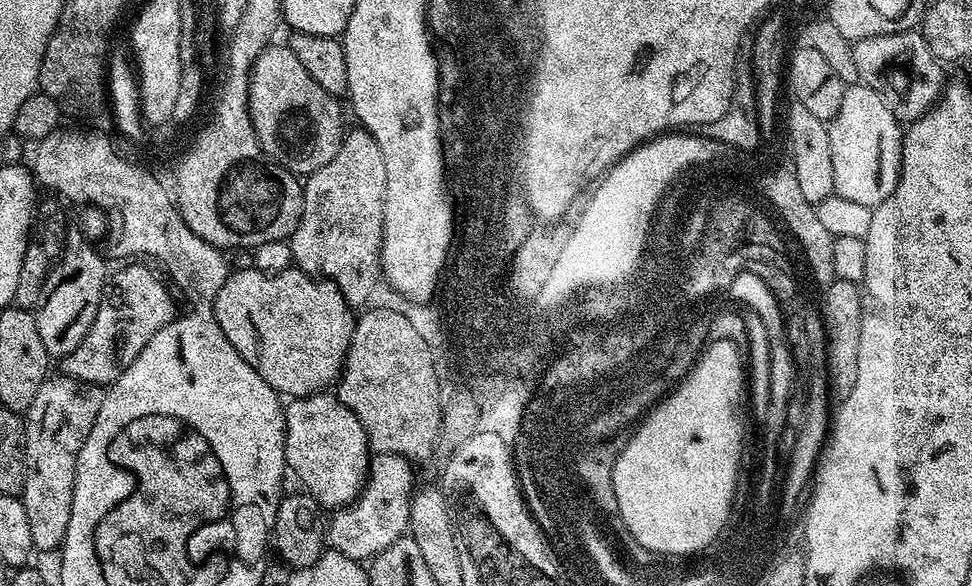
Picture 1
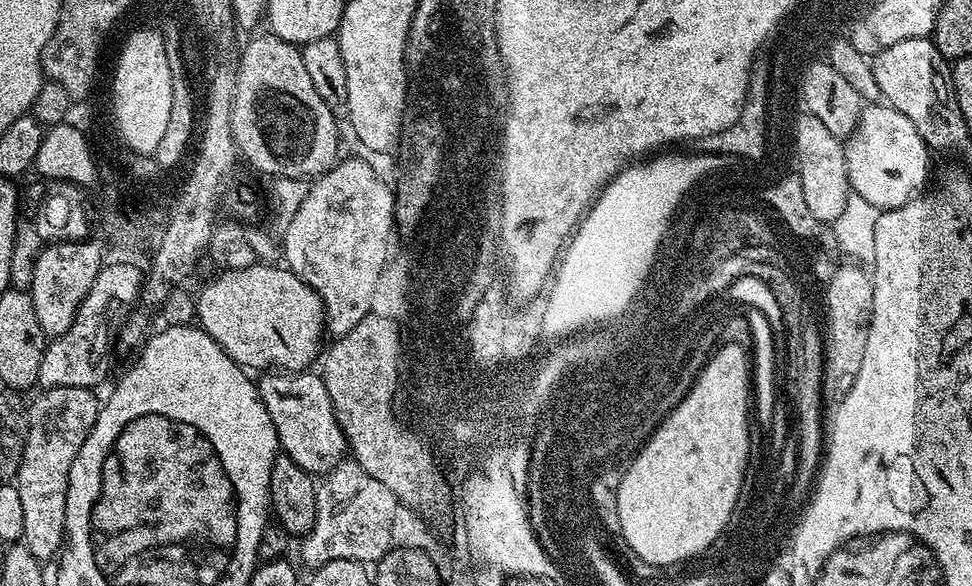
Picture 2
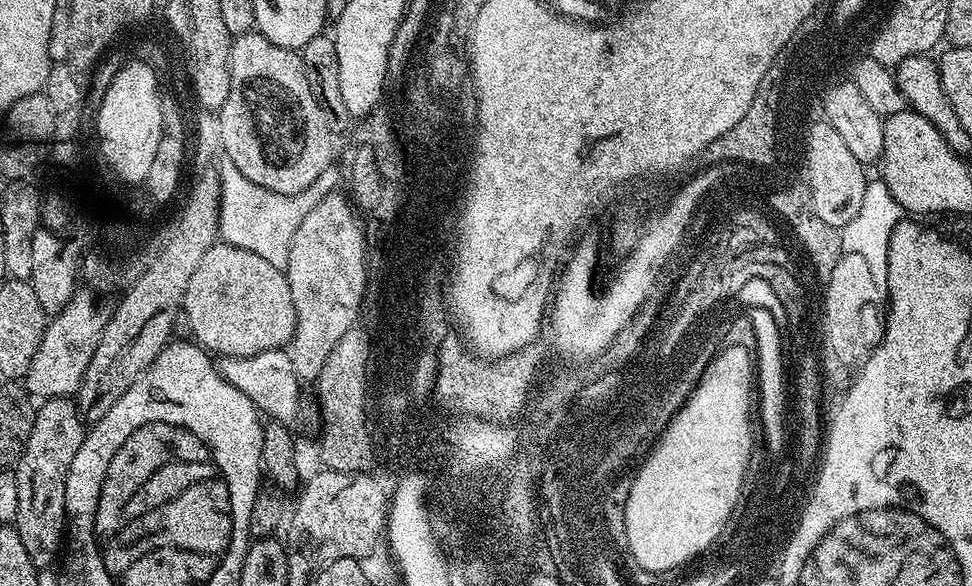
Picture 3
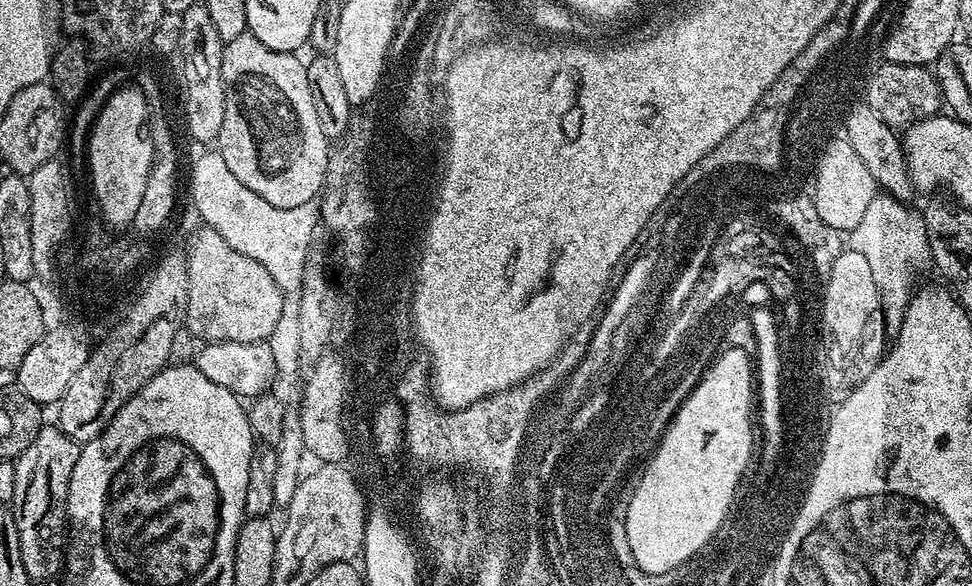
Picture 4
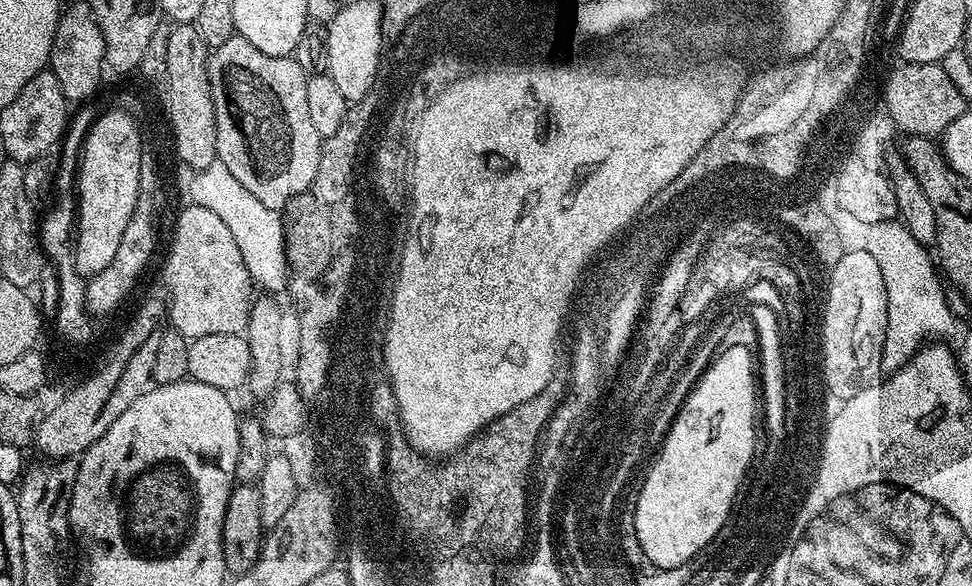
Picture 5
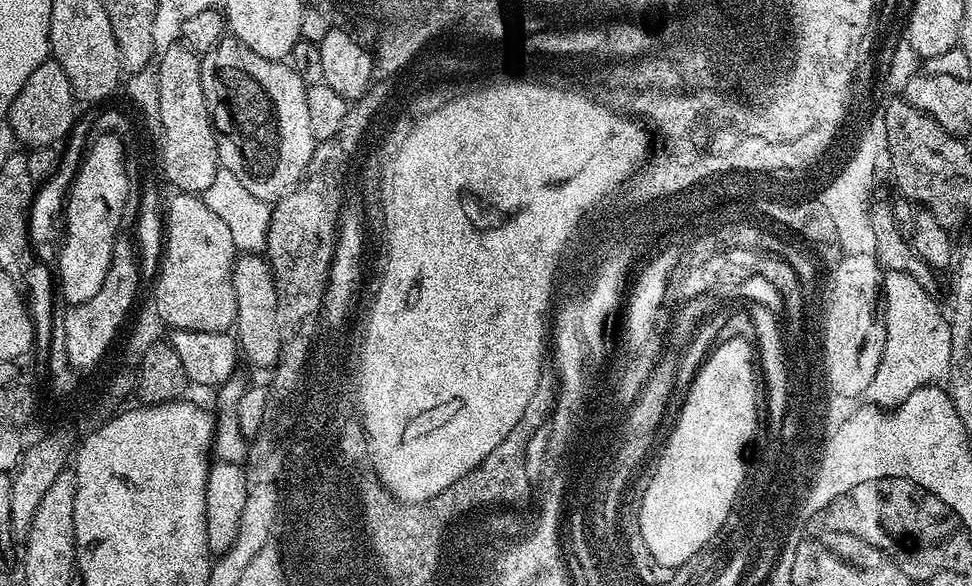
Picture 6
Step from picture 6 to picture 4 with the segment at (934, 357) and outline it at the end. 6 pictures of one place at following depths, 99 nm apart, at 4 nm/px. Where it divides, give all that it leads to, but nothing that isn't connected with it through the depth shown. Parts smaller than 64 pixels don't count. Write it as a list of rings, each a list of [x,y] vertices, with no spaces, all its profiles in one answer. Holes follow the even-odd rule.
[[[878,194],[870,202],[862,222],[858,222],[858,226],[852,229],[850,239],[851,251],[863,254],[870,265],[870,271],[874,273],[884,315],[884,330],[889,337],[895,338],[902,330],[914,289],[917,287],[916,271],[924,272],[932,264],[932,251],[926,238],[924,217],[905,201],[897,200],[891,194]]]

